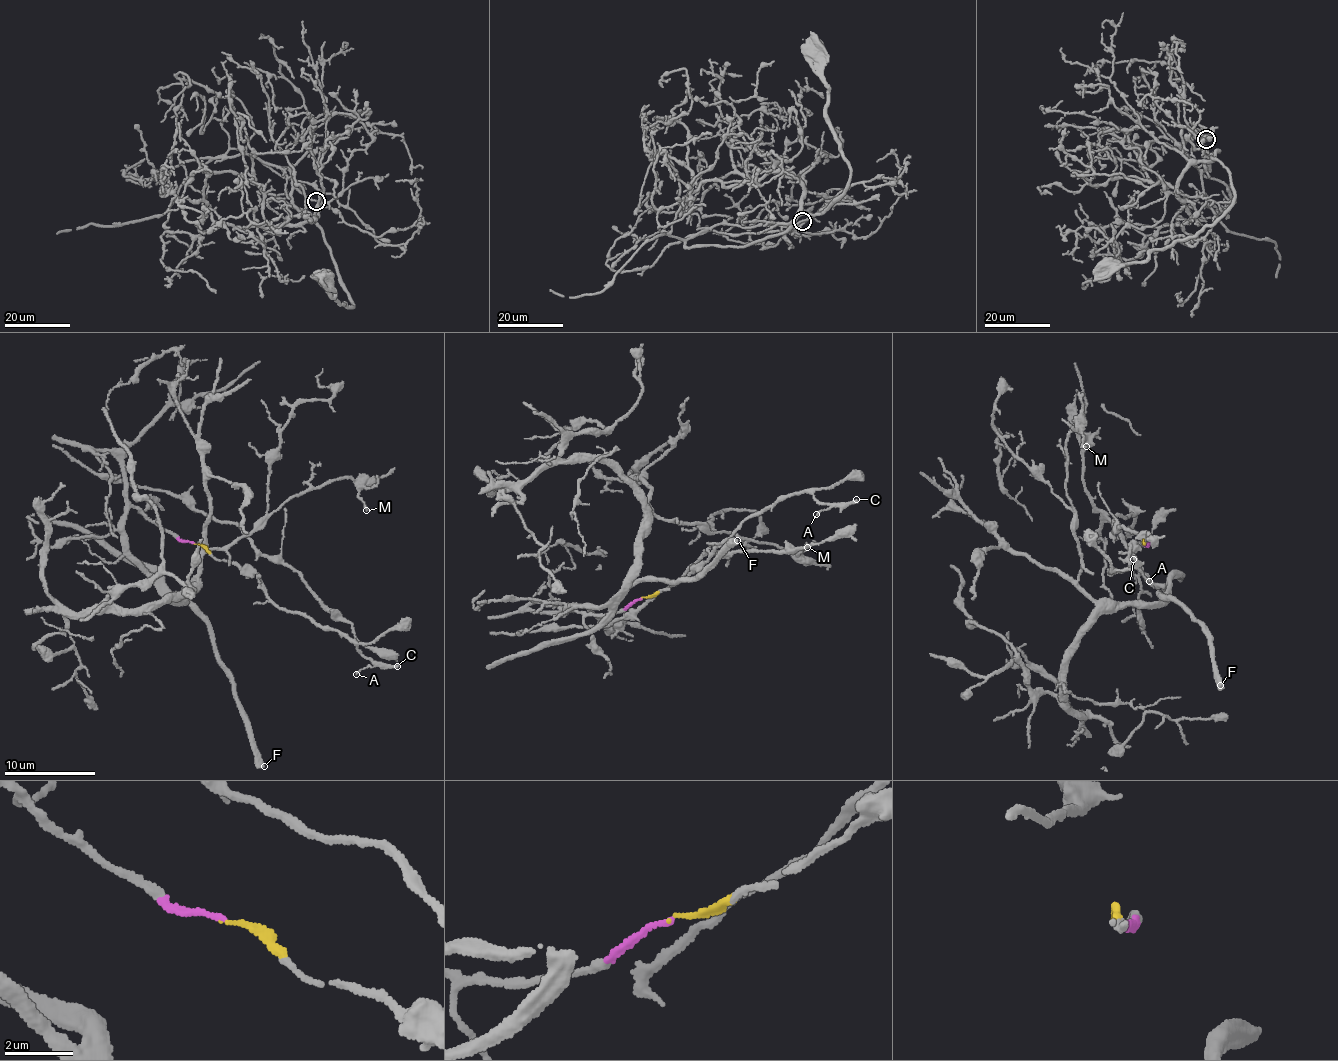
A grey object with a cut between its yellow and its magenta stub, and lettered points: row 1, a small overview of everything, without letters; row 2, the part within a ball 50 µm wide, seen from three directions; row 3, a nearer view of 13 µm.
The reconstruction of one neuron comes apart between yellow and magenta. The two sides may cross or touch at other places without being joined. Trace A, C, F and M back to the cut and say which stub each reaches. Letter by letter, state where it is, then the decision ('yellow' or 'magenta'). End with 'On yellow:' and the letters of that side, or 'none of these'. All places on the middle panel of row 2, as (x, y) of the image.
A: place (816, 514); yellow
C: place (856, 499); yellow
F: place (737, 540); magenta
M: place (807, 547); magenta
On yellow: A, C

